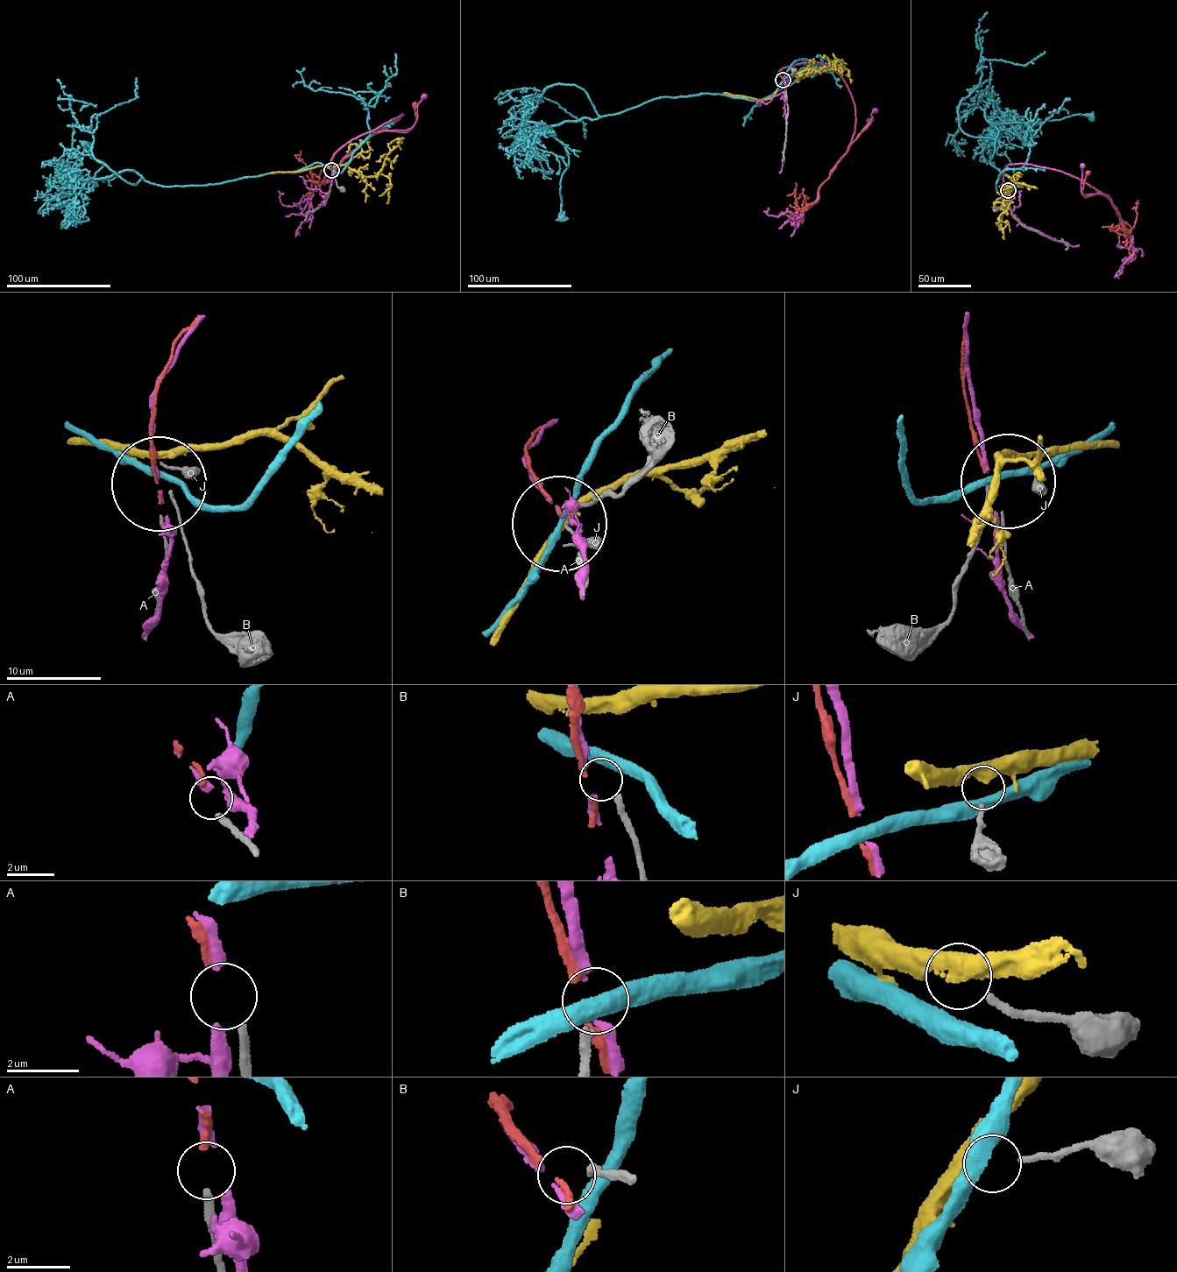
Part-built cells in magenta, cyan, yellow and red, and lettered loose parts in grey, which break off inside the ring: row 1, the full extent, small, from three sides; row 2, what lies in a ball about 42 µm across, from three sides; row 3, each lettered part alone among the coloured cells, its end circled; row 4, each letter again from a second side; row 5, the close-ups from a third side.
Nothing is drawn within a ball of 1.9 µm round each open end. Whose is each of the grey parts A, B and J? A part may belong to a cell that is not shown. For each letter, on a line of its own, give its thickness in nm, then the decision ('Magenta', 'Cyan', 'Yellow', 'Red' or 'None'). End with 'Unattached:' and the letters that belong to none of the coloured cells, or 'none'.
A: Thickness 240 nm. Red
B: Thickness 260 nm. None
J: Thickness 200 nm. Yellow
Unattached: B

